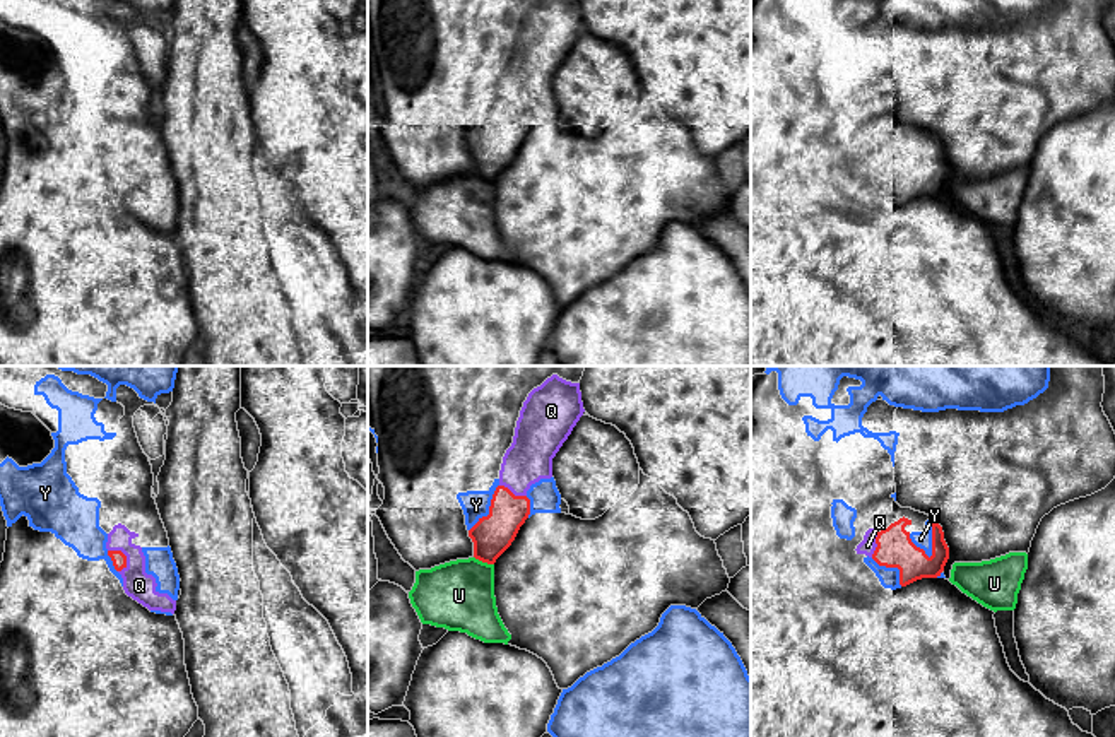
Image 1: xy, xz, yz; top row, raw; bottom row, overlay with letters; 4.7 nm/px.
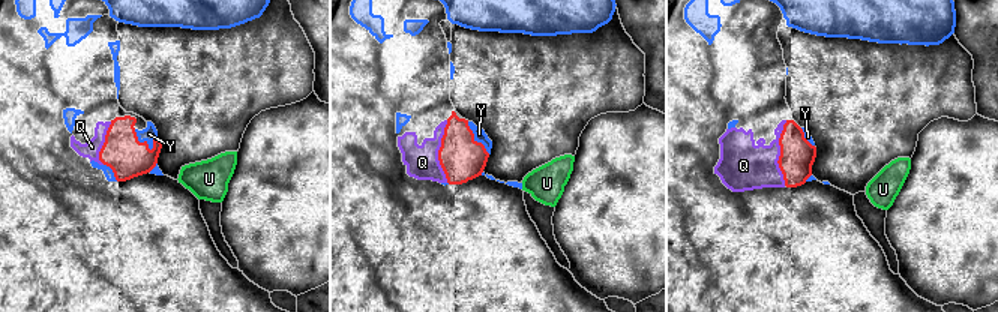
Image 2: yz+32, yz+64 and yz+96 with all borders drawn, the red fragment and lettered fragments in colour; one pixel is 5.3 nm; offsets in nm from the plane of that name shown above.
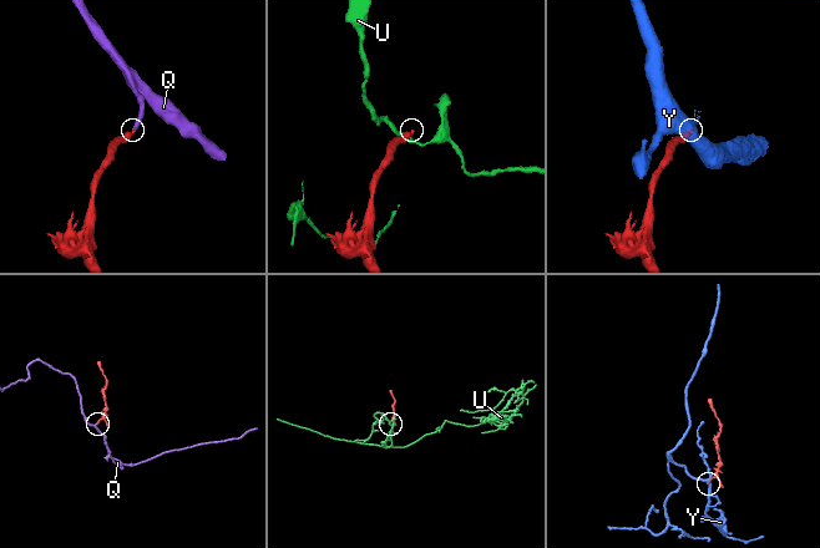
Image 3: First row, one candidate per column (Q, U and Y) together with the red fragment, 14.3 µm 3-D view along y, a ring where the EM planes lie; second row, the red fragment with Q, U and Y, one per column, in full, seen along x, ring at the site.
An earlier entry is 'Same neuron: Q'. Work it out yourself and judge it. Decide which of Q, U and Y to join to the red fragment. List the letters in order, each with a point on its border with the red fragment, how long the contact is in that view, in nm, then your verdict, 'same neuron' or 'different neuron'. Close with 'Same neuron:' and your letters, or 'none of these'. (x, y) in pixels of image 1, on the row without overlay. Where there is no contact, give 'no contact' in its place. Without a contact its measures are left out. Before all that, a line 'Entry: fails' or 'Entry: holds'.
Entry: holds
Q: xy (122, 170) | 130 nm | same neuron
U: xz (484, 178) | 100 nm | different neuron
Y: yz (932, 156) | 180 nm | different neuron
Same neuron: Q

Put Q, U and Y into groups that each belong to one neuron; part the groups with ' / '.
Q / U / Y

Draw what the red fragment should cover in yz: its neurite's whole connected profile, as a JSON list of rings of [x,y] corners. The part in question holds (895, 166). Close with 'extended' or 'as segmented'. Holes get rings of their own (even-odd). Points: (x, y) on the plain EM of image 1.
[[[903,133],[881,149],[869,145],[855,166],[857,171],[872,174],[879,183],[898,185],[901,203],[922,195],[941,193],[949,176],[942,144],[935,137],[932,137],[930,174],[911,159],[910,149],[905,147],[906,142],[911,142],[911,137]]]; extended

